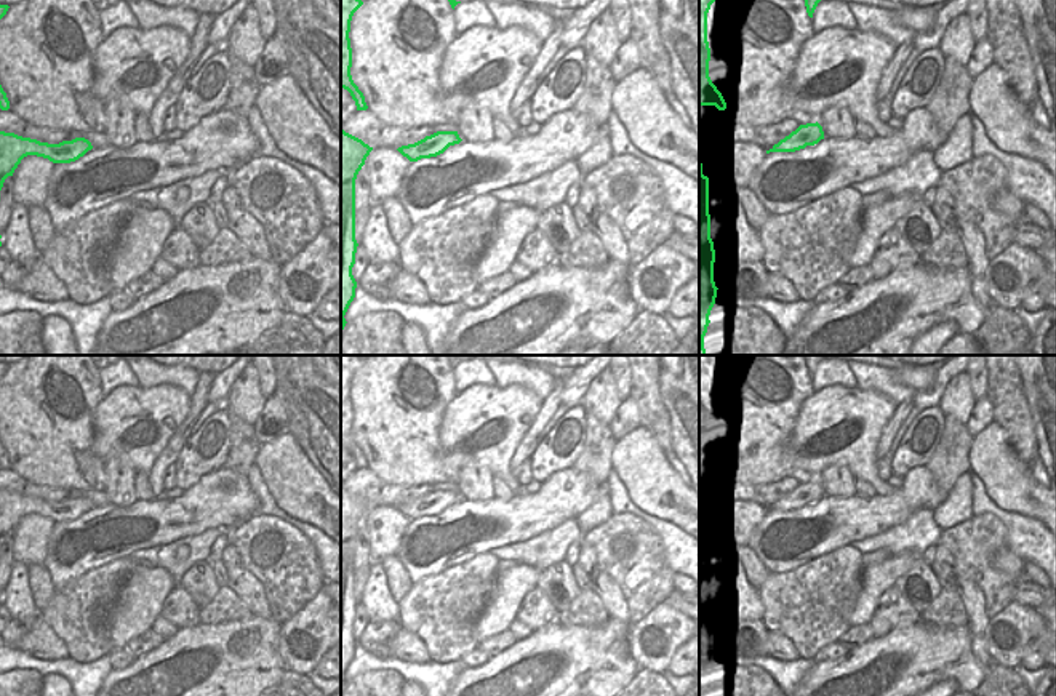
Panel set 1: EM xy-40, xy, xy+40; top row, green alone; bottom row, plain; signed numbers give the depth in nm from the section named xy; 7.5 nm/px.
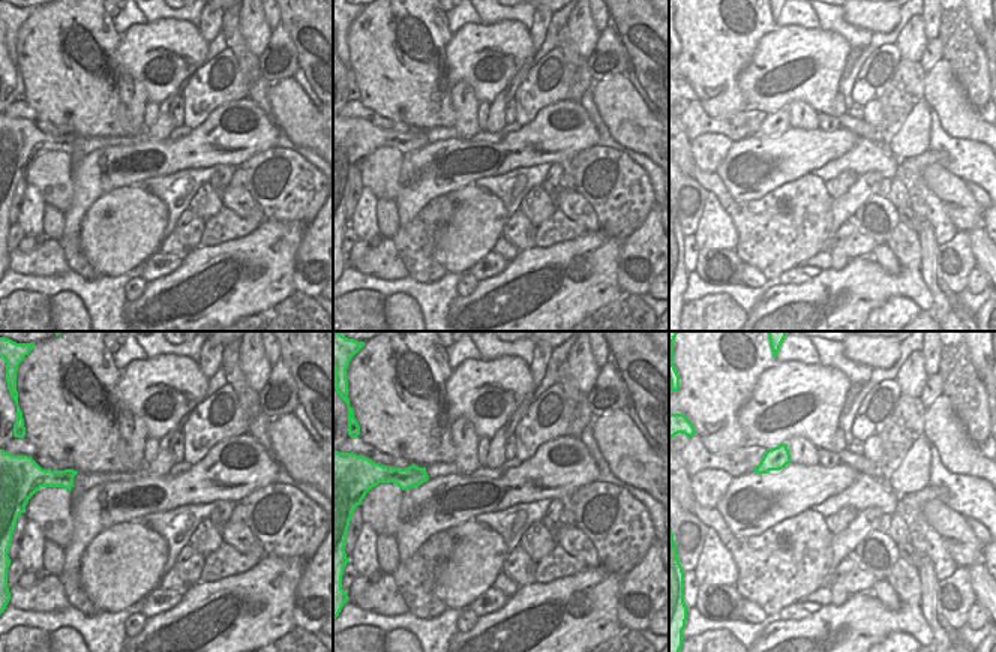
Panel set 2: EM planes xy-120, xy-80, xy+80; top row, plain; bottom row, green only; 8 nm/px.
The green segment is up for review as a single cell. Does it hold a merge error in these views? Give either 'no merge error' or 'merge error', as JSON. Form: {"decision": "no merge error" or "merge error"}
{"decision": "merge error"}

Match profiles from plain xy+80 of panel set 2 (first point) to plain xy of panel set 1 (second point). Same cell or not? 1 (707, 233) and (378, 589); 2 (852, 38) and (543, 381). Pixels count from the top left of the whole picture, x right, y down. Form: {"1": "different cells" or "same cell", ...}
{"1": "same cell", "2": "same cell"}

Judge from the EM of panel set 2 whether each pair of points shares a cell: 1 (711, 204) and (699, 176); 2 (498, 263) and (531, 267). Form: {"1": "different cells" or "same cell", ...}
{"1": "different cells", "2": "different cells"}

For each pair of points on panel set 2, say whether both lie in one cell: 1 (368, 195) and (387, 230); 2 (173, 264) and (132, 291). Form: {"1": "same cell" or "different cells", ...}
{"1": "different cells", "2": "same cell"}

